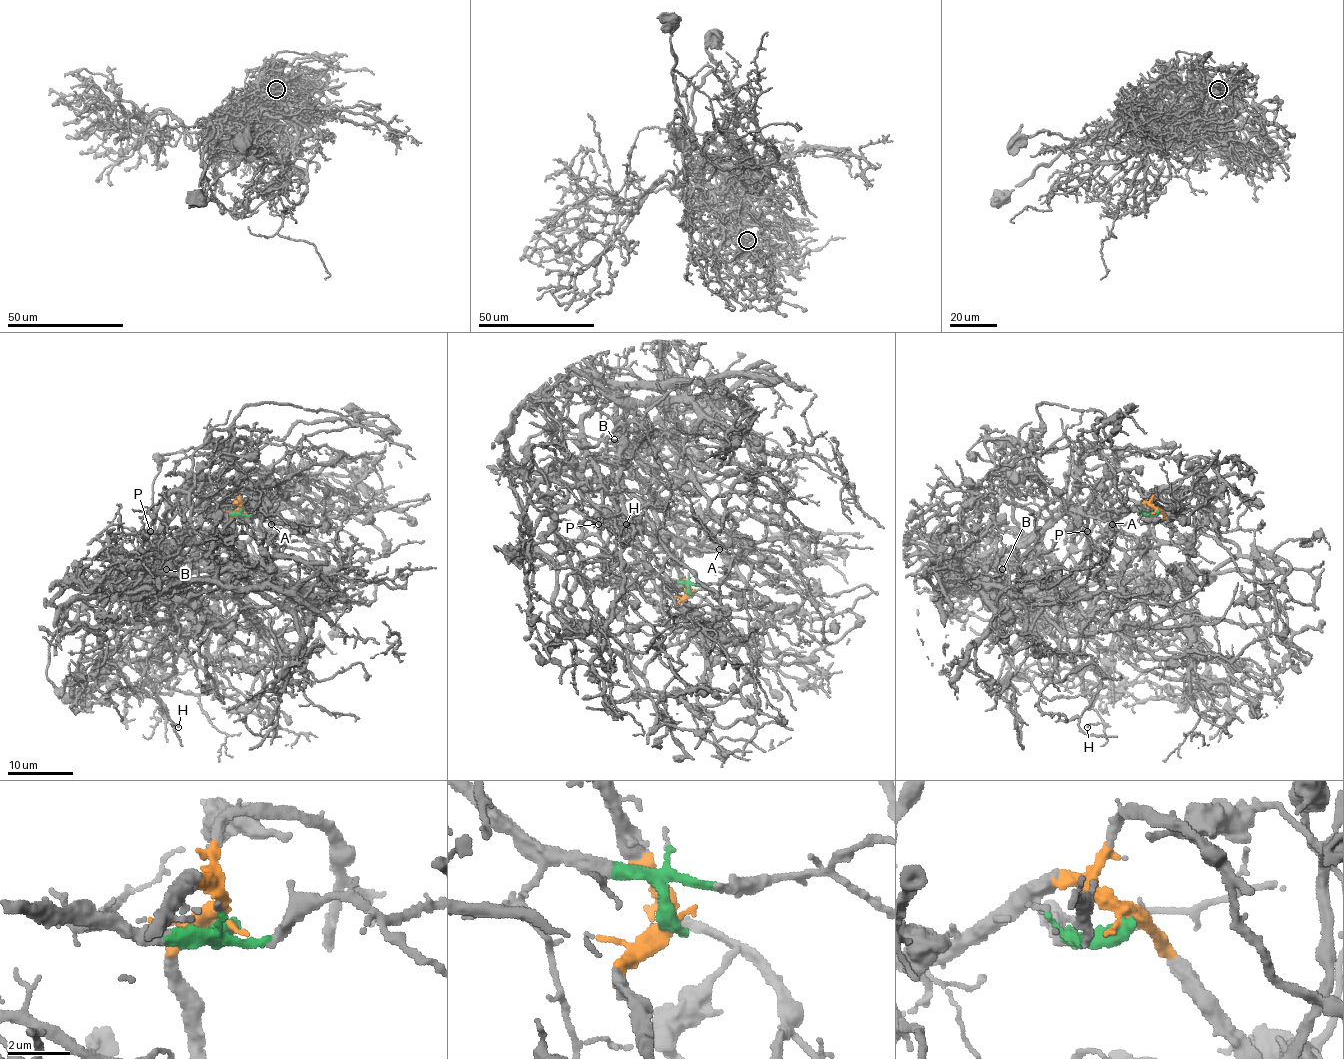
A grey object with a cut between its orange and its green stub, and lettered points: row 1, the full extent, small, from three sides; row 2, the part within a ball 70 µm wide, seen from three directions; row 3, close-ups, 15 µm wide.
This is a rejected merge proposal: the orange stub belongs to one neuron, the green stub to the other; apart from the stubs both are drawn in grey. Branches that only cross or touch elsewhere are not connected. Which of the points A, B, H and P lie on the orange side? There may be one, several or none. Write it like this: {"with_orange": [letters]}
{"with_orange": ["A", "B"]}

